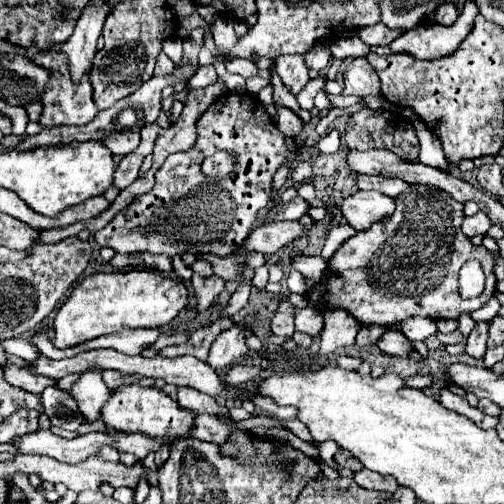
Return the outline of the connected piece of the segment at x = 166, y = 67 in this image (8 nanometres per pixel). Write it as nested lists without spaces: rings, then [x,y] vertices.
[[[159,53],[157,65],[155,65],[155,75],[169,75],[173,71],[173,67],[175,67],[175,63],[165,53]]]

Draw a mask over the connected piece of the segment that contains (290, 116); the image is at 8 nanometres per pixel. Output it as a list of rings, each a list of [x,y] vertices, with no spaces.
[[[275,105],[277,109],[277,129],[285,135],[285,137],[291,137],[291,139],[299,139],[301,133],[303,133],[303,121],[287,107],[281,107],[281,105]]]

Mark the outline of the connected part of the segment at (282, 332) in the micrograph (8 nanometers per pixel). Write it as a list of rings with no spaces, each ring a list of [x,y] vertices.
[[[281,301],[273,319],[271,319],[271,331],[273,335],[279,337],[291,337],[295,331],[295,323],[293,323],[293,315],[295,315],[295,307],[289,301]]]

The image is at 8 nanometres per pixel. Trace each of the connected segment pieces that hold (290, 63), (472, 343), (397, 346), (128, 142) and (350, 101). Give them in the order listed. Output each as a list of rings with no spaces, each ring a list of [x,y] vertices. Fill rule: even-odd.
[[[289,55],[275,59],[275,71],[281,77],[289,93],[297,95],[309,83],[309,69],[305,67],[303,55]]]
[[[479,321],[476,323],[473,331],[467,337],[467,355],[481,359],[485,349],[487,349],[487,335],[489,335],[489,325],[487,321]]]
[[[387,329],[387,331],[379,337],[377,347],[379,347],[381,353],[395,355],[395,357],[399,357],[399,359],[407,359],[407,355],[409,355],[411,349],[413,349],[411,341],[409,341],[403,333],[391,331],[391,329]]]
[[[119,131],[119,133],[107,133],[101,139],[103,145],[107,145],[107,149],[111,149],[113,155],[127,155],[131,153],[137,145],[139,145],[139,133],[137,131]]]
[[[326,91],[325,93],[328,96],[329,100],[333,103],[334,107],[337,108],[347,108],[356,104],[356,101],[359,101],[359,98],[357,98],[355,95],[330,95]]]

